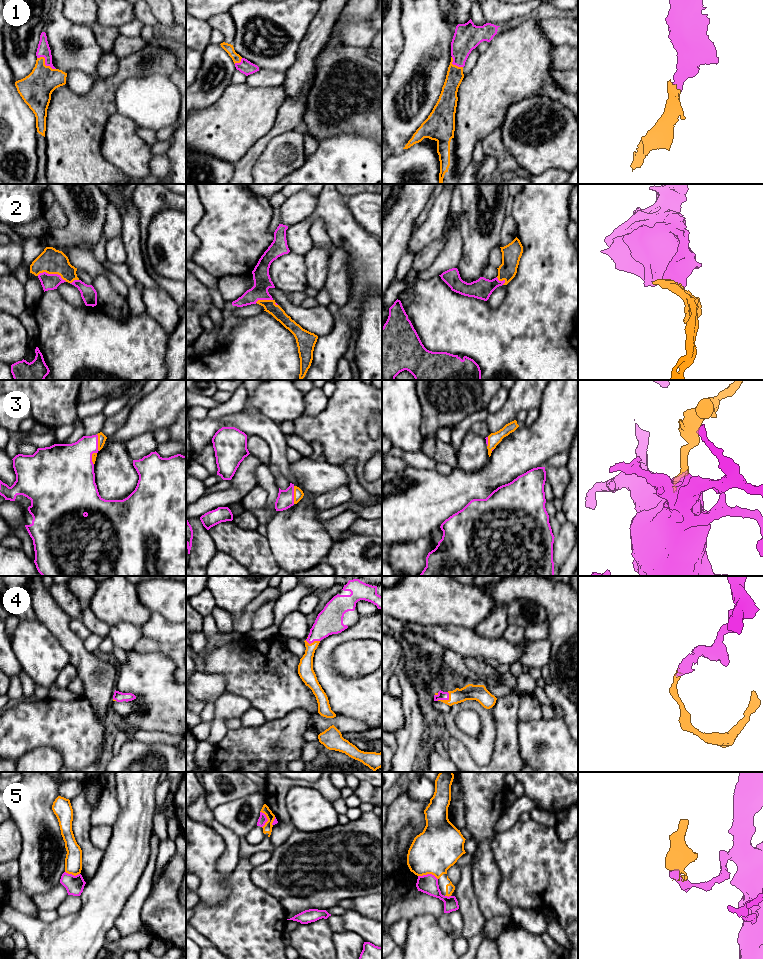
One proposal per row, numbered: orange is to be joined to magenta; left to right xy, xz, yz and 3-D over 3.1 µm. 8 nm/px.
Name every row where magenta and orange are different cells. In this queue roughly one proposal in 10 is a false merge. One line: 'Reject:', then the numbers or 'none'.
Reject: 5

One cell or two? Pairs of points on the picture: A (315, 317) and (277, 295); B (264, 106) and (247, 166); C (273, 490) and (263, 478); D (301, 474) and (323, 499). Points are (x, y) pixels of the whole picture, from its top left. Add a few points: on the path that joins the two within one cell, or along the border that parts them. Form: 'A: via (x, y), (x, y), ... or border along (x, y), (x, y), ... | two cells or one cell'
A: via (306, 317), (294, 312), (286, 304) | one cell
B: border along (271, 128), (237, 160) | two cells
C: via (270, 487), (266, 481) | one cell
D: border along (342, 485), (316, 496) | two cells

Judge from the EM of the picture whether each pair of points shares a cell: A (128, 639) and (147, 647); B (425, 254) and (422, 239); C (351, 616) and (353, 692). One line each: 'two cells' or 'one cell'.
A: two cells
B: two cells
C: two cells

